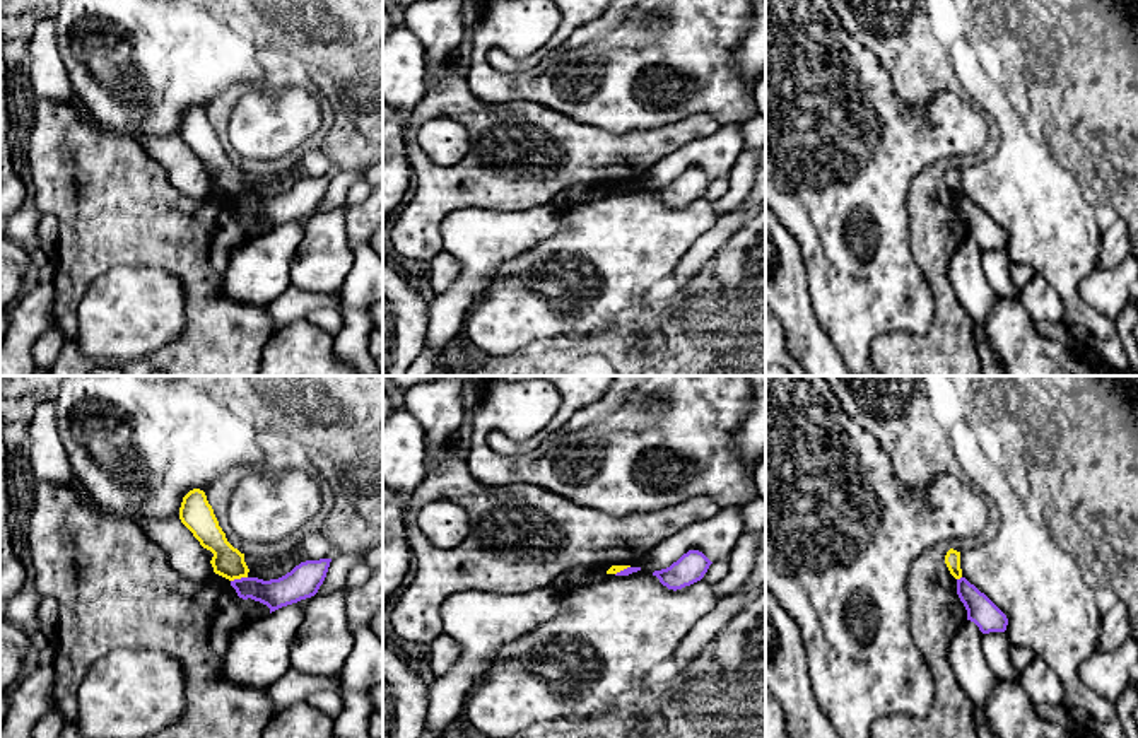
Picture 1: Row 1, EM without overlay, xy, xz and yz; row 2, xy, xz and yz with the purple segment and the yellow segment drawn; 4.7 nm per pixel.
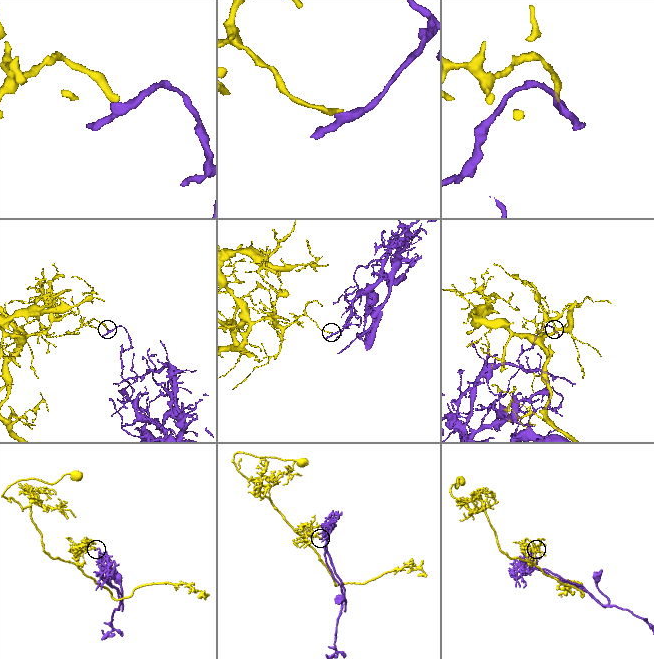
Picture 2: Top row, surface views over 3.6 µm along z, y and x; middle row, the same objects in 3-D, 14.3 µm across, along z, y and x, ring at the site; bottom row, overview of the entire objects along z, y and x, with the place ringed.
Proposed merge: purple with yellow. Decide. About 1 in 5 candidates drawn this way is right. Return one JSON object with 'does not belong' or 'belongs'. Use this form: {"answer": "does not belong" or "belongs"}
{"answer": "does not belong"}

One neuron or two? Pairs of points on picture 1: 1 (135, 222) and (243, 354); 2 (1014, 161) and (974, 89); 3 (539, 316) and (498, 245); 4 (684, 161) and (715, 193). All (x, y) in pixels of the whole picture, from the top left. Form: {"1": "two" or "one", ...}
{"1": "one", "2": "one", "3": "two", "4": "two"}

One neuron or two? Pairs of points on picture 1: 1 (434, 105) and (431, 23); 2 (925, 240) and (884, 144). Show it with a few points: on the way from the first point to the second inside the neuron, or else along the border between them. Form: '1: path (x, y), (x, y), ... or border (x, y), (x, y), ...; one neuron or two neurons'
1: border (428, 55), (434, 62), (446, 58); two neurons
2: border (933, 163), (911, 181), (906, 193), (908, 231); two neurons

